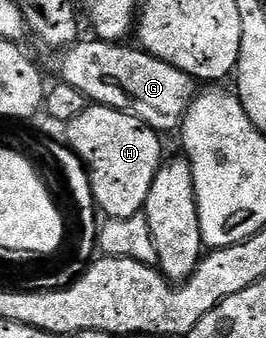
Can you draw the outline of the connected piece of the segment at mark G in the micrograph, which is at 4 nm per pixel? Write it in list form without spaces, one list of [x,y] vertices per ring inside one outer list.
[[[96,37],[90,39],[90,43],[74,43],[60,56],[60,82],[79,89],[90,104],[134,115],[158,133],[176,132],[185,120],[187,109],[193,104],[195,80],[144,49],[107,43]]]

